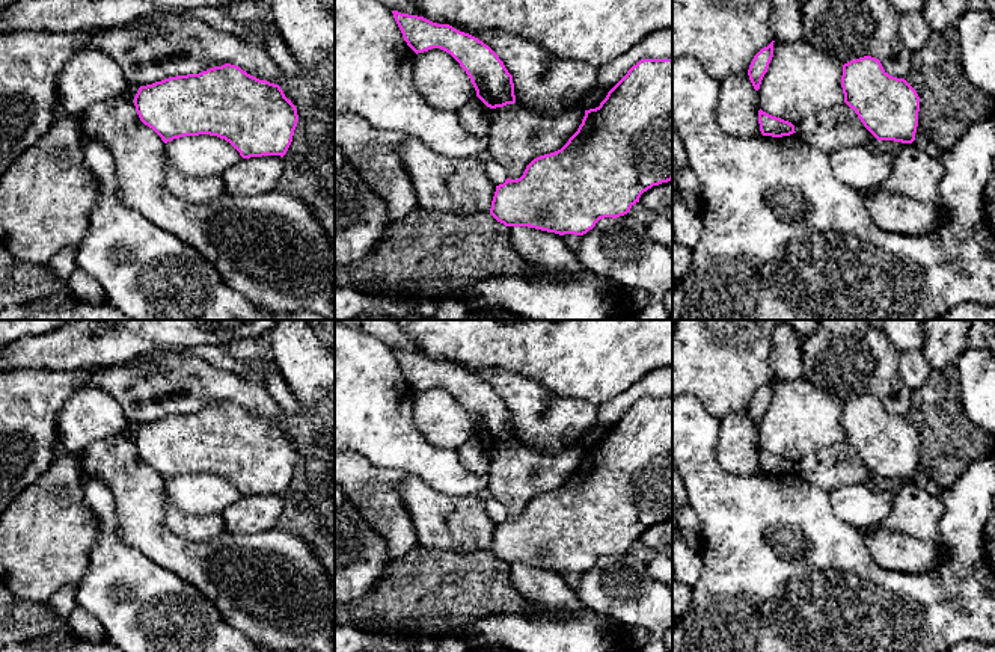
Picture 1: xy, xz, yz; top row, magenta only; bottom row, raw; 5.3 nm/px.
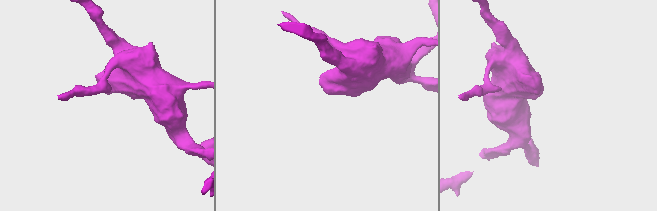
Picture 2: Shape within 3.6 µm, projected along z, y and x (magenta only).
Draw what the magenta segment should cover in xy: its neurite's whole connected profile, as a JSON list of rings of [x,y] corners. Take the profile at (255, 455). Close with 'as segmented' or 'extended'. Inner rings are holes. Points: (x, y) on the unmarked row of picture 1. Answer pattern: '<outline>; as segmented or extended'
[[[231,401],[140,424],[134,444],[164,481],[210,472],[229,480],[243,497],[283,495],[298,459],[279,423]]]; as segmented

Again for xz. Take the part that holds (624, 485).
[[[641,397],[608,430],[599,445],[585,448],[577,469],[558,489],[534,497],[517,518],[496,524],[490,552],[505,564],[529,564],[559,574],[583,574],[600,557],[620,555],[644,530],[672,518],[672,397]]]; as segmented

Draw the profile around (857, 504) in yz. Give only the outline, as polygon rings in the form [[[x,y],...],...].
[[[876,477],[874,489],[864,483],[844,484],[828,491],[829,504],[838,519],[865,531],[891,515],[903,483]]]

